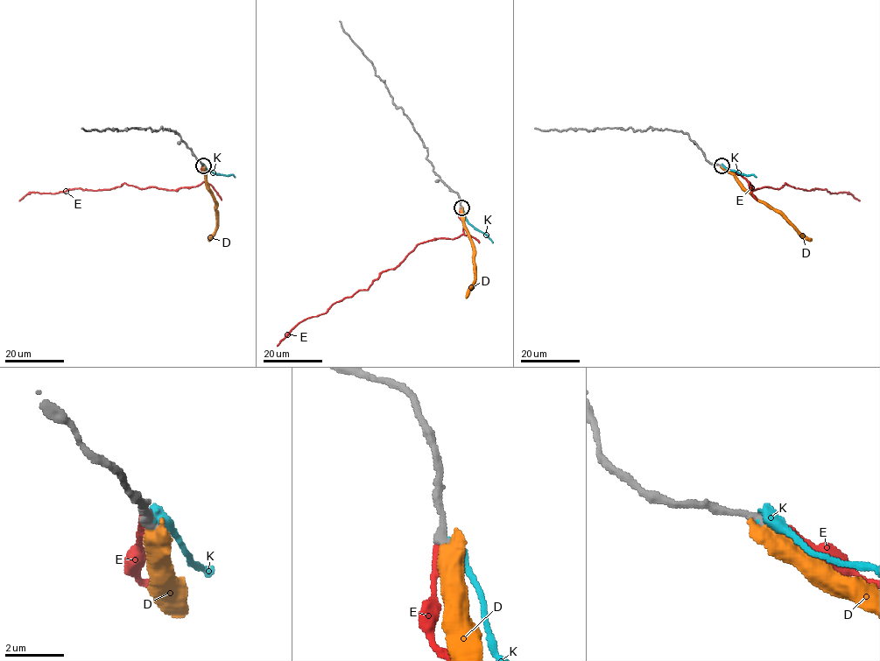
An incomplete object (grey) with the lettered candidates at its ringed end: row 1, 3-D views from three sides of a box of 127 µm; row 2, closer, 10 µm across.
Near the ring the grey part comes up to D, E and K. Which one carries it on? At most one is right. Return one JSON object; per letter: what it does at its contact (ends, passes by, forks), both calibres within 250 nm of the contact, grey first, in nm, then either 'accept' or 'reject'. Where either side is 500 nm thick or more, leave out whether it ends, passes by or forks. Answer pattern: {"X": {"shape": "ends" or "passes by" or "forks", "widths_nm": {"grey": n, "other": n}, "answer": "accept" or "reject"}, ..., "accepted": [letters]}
{"D": {"widths_nm": {"grey": 340, "other": 650}, "answer": "reject"}, "E": {"shape": "ends", "widths_nm": {"grey": 360, "other": 240}, "answer": "reject"}, "K": {"shape": "ends", "widths_nm": {"grey": 340, "other": 480}, "answer": "accept"}, "accepted": ["K"]}

